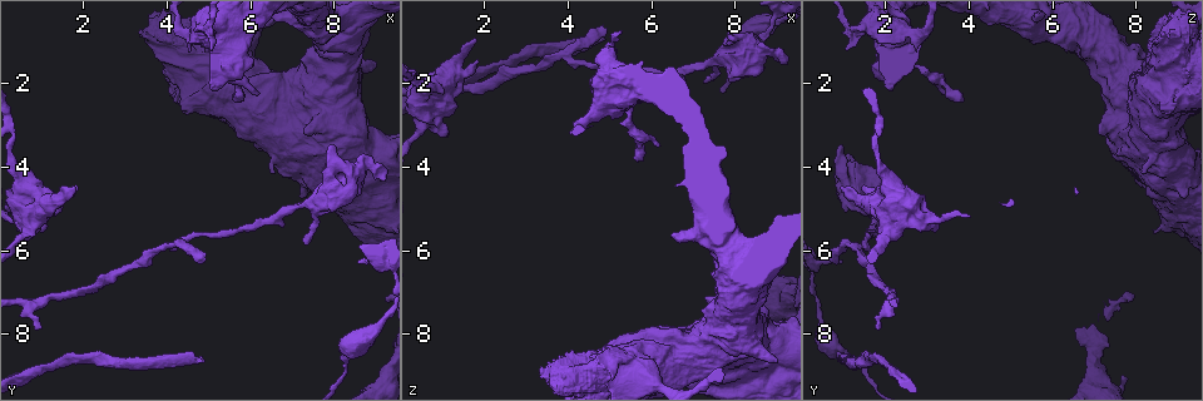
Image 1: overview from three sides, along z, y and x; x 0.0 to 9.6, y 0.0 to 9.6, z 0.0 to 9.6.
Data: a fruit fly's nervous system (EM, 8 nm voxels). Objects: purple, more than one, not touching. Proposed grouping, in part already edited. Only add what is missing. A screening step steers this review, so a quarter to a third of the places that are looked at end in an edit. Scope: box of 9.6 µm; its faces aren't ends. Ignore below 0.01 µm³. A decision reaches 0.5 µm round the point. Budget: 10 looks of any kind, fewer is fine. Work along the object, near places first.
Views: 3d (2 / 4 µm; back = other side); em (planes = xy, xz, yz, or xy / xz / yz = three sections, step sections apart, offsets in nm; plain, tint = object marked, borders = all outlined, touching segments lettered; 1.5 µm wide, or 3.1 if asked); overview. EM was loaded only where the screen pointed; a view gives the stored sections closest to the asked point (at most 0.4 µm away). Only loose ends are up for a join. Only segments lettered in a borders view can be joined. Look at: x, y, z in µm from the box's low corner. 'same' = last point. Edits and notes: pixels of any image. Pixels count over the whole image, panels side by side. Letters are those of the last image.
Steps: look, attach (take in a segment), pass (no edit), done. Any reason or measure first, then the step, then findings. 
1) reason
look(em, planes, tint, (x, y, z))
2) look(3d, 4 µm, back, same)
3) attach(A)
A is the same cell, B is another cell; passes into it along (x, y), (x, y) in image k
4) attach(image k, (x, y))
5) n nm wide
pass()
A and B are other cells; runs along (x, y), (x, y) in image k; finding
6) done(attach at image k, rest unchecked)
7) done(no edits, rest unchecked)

branch stops here
look(em, planes, borders, (4.95, 6.20, 0.70))

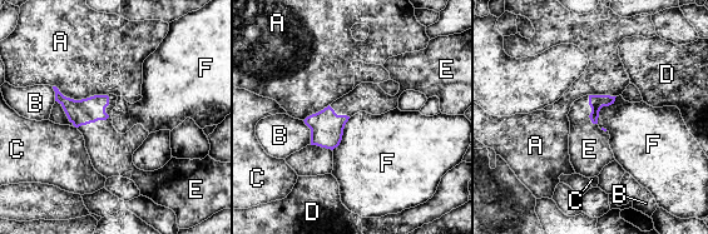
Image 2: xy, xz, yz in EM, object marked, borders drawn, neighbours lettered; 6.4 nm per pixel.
attach(E)
E is the same cell, A, B, C, D and F are other cells; passes into it along (92, 109), (103, 119), (110, 153) in image 2; it goes on there

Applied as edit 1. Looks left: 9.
redraw
look(overview)

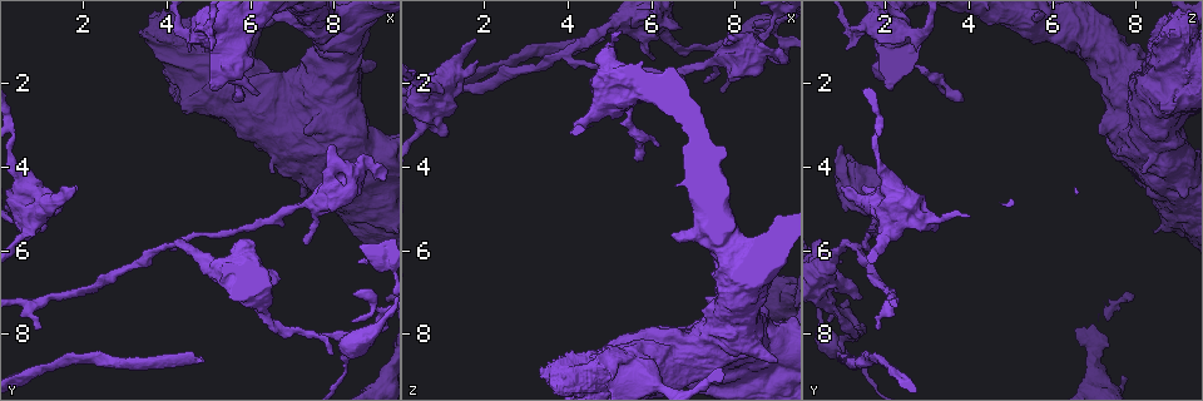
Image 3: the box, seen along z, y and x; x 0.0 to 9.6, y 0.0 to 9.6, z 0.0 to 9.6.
look(3d, 2 µm, back, (8.55, 6.25, 0.80))

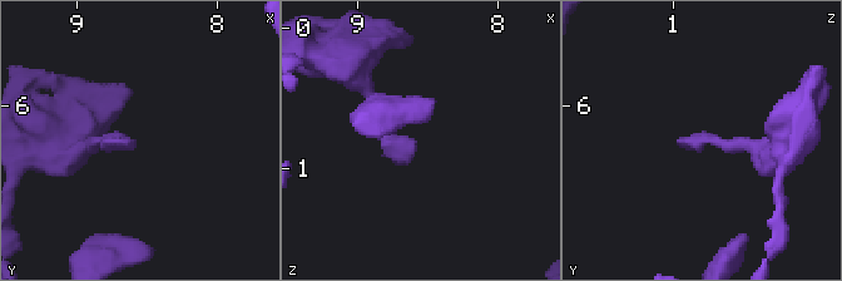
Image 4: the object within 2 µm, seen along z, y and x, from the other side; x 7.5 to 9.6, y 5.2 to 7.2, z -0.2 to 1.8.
look(em, planes, borders, (8.58, 6.26, 0.84))

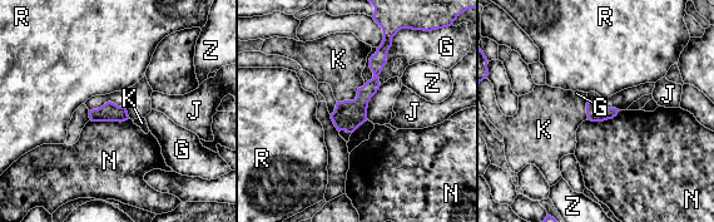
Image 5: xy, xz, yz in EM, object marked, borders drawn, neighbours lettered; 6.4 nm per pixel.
120 nm wide
pass()
G, J, K, N, R and Z are other cells; border along (129, 118), (122, 122), (90, 121) in image 5; none of them fits

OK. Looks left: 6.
stops while still wide
look(3d, 4 µm, (7.40, 3.30, 7.15))

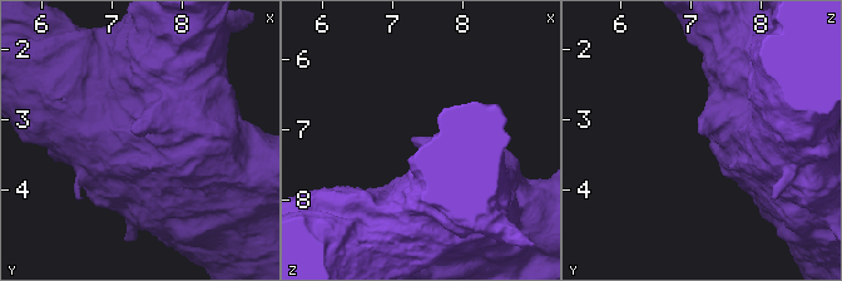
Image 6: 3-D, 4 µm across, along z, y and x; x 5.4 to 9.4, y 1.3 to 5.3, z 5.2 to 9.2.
need the tissue
look(em, planes, plain, (7.35, 3.25, 7.20))

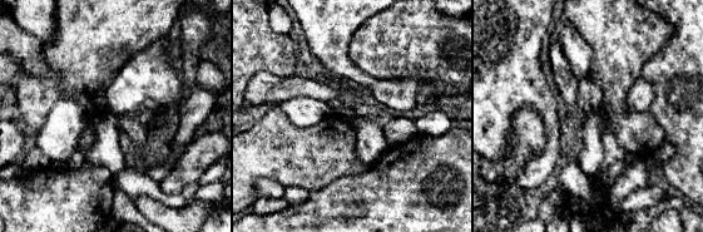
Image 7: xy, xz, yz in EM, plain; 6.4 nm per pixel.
look(em, planes, borders, same)

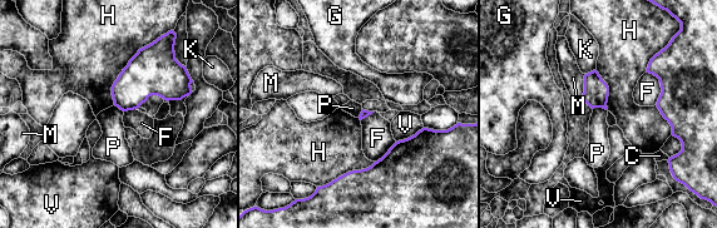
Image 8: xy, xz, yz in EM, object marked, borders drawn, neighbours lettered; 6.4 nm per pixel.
pass()
C, F, G, H, K, M, P and V are other cells; no lettered segment goes on from it

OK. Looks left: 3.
look(em, planes, tint, (1.00, 7.90, 1.85))

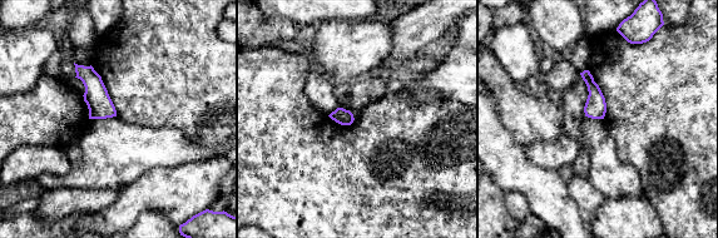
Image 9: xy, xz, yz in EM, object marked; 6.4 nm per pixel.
what lies round it
look(em, planes, borders, same)

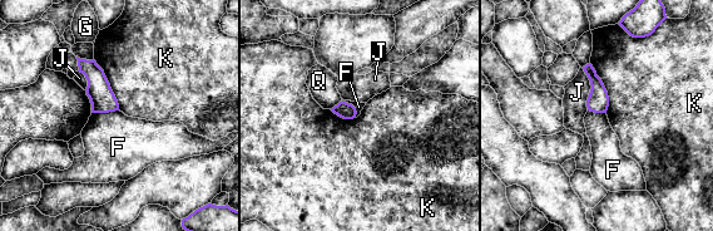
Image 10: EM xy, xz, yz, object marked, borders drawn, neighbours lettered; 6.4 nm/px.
K touches over 360 nm
pass()
F, G, J, K and Q are other cells; none of them fits

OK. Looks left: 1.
done(attach at image 2, rest unchecked)

